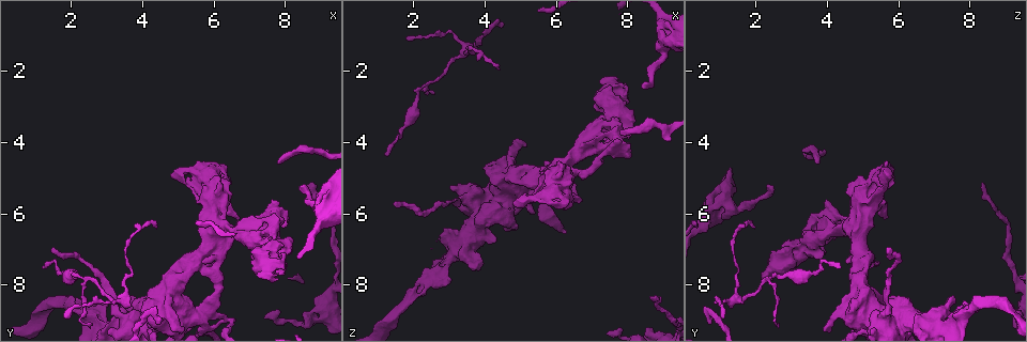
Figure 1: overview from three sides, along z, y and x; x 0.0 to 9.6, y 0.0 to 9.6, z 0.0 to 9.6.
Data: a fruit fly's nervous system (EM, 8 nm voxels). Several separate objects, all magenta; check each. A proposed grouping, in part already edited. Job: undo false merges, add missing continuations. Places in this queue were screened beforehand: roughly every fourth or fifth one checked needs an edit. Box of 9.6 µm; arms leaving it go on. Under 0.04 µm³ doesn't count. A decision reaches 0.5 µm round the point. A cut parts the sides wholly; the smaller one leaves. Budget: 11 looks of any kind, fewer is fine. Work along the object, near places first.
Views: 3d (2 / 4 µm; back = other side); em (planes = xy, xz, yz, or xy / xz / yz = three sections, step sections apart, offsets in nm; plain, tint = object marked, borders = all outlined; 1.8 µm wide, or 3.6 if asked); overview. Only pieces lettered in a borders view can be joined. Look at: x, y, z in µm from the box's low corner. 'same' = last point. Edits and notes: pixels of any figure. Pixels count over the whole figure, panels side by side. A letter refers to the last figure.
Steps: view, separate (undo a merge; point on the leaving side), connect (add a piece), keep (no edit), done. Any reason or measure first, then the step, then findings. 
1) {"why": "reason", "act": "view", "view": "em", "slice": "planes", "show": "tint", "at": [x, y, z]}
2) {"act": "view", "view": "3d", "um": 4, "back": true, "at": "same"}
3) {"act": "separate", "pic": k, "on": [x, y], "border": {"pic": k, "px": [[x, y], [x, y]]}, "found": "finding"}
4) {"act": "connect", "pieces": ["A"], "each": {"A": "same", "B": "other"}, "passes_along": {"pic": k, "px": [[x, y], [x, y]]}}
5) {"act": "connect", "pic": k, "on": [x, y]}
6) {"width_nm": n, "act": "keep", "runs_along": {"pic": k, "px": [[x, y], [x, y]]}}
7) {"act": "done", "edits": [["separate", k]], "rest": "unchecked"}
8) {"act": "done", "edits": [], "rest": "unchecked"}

{"why": "three-way junction", "act": "view", "view": "em", "slice": "xy", "step": 4, "show": "tint", "at": [7.65, 6.95, 3.30]}

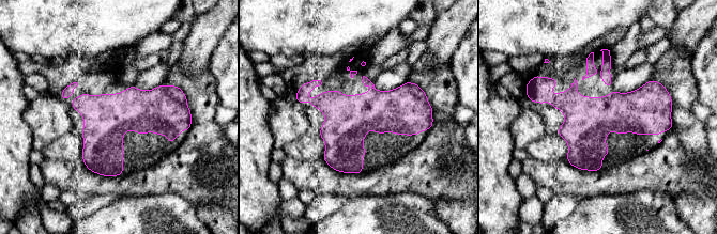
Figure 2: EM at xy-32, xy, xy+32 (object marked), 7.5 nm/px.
{"act": "view", "view": "em", "slice": "xy", "step": 4, "show": "borders", "at": "same"}

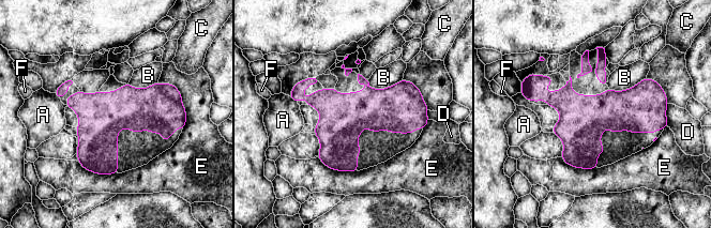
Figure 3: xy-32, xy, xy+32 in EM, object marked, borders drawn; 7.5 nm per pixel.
{"act": "keep", "each": {"A": "other", "B": "other", "C": "other", "D": "other", "E": "other", "F": "other"}, "found": "continuous, no second neuron"}

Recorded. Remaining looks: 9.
{"why": "an open end", "act": "view", "view": "em", "slice": "planes", "show": "borders", "at": [8.55, 5.20, 2.40]}

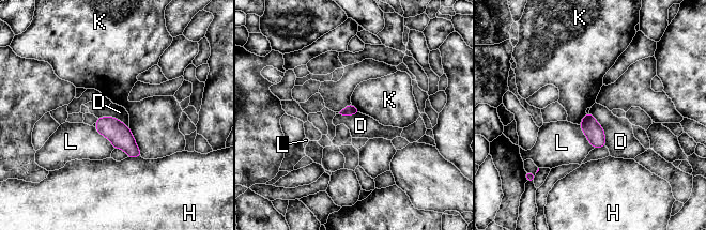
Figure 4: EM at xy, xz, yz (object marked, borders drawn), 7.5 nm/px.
{"act": "keep", "each": {"D": "other", "H": "other", "K": "other", "L": "other"}, "border": {"pic": 4, "px": [[589, 111], [603, 129], [605, 144]]}, "found": "no lettered piece goes on from it"}

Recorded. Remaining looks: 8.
{"why": "tapers out", "act": "view", "view": "em", "slice": "planes", "show": "borders", "at": [1.85, 8.90, 1.10]}

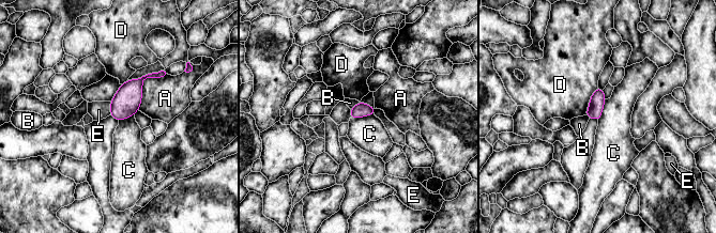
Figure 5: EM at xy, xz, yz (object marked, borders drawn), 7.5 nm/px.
{"act": "keep", "each": {"A": "other", "B": "other", "C": "other", "D": "other", "E": "other"}, "border": {"pic": 5, "px": [[374, 113], [367, 117], [351, 119]]}, "found": "no lettered piece goes on from it"}

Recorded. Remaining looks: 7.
{"why": "an open end", "act": "view", "view": "3d", "um": 2, "at": [1.25, 7.45, 4.30]}

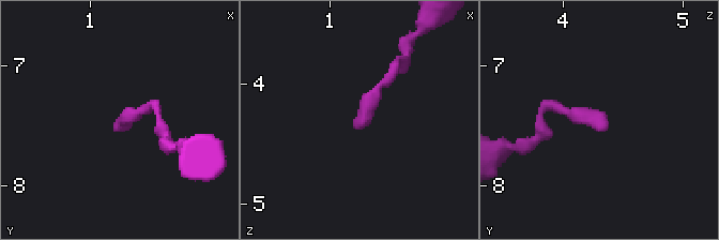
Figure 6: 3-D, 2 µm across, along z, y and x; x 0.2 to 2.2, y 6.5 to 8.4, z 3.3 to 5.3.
{"act": "view", "view": "em", "slice": "yz", "step": 4, "show": "borders", "at": [1.22, 7.52, 4.36]}

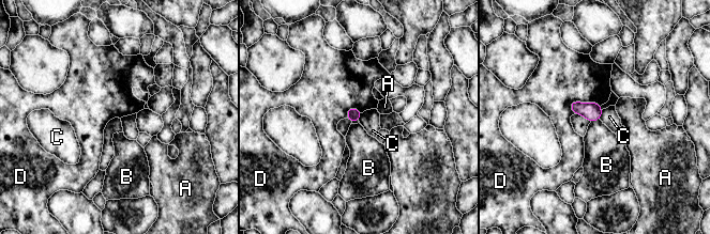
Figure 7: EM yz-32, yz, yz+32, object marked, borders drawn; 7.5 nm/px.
{"act": "keep", "each": {"A": "other", "B": "other", "C": "other", "D": "other"}, "border": {"pic": 7, "px": [[603, 109], [602, 115], [599, 119]]}, "found": "no lettered piece goes on from it"}

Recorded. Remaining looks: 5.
{"why": "branch stops here", "act": "view", "view": "3d", "um": 2, "at": [8.70, 5.20, 8.40]}

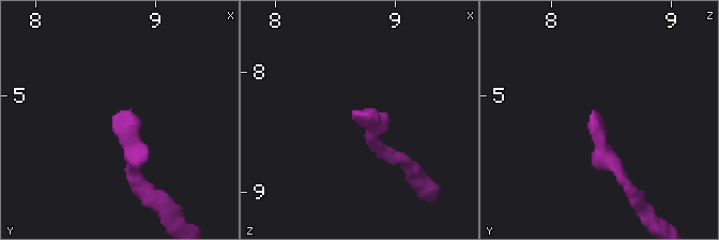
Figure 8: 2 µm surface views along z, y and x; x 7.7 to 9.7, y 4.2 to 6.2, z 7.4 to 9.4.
{"why": "now the EM", "act": "view", "view": "em", "slice": "planes", "show": "borders", "at": [8.64, 5.18, 8.32]}

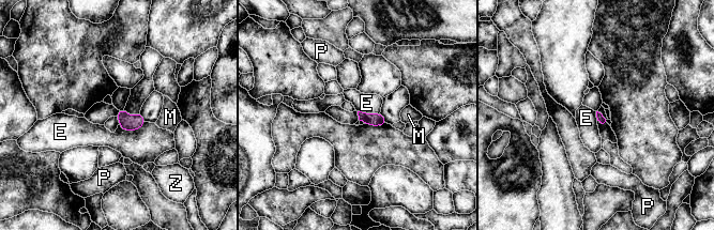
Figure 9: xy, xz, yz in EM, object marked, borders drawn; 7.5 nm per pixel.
{"act": "keep", "each": {"E": "other", "M": "other", "P": "other", "Z": "other"}, "border": {"pic": 9, "px": [[146, 121], [137, 129], [119, 126]]}, "found": "none of them fits"}

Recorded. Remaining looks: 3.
{"act": "done", "edits": [], "rest": "unchecked"}

